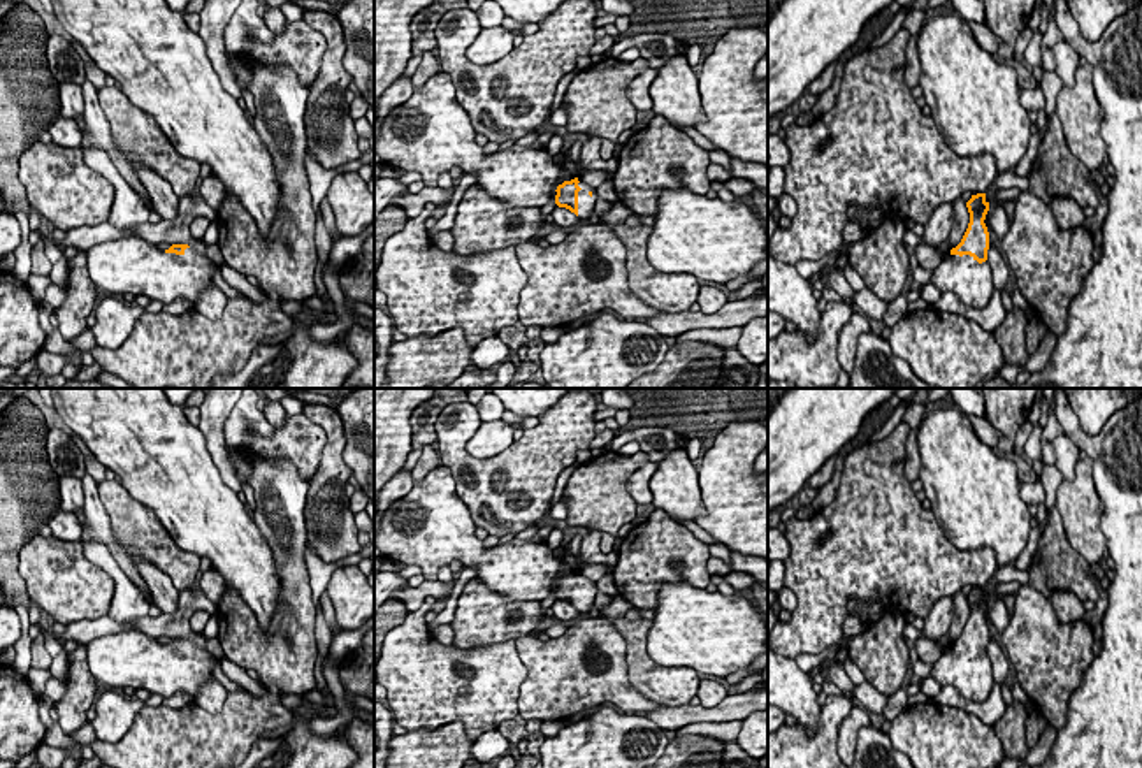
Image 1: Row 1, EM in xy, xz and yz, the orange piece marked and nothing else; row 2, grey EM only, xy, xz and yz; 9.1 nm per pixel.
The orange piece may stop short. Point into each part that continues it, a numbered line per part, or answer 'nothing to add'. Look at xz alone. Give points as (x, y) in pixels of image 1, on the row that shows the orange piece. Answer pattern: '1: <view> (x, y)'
1: xz (585, 202)

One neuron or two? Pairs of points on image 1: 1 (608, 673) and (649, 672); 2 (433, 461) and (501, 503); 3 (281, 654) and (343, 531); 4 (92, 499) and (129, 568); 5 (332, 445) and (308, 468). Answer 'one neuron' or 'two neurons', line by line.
1: two neurons
2: two neurons
3: two neurons
4: one neuron
5: two neurons

